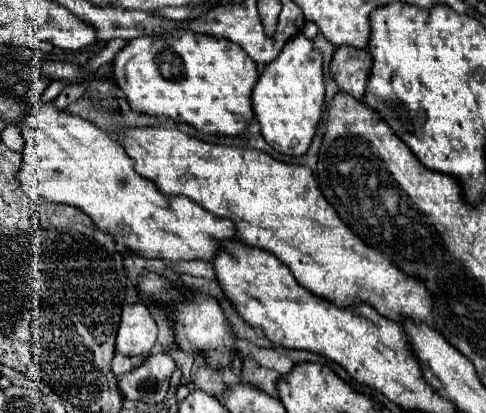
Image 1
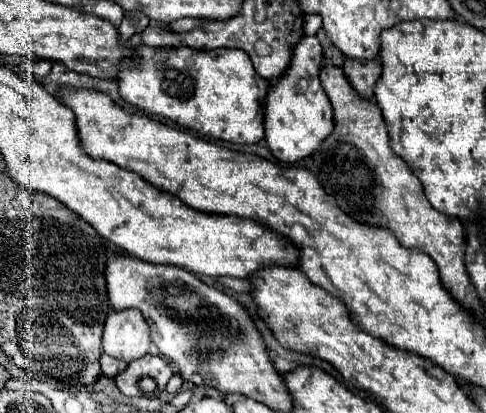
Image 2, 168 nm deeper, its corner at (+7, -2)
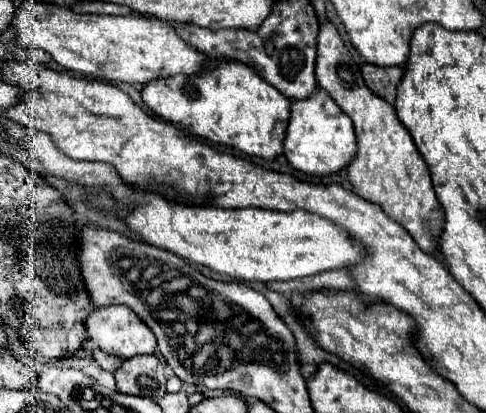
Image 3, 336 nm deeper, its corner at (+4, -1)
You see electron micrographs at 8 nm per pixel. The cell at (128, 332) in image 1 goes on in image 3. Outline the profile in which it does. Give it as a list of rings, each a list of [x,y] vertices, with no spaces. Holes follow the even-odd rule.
[[[116,304],[116,306],[106,306],[106,308],[94,308],[94,312],[86,318],[86,326],[88,326],[88,334],[92,342],[100,350],[120,356],[122,360],[128,360],[138,354],[154,354],[156,350],[156,336],[128,306]]]

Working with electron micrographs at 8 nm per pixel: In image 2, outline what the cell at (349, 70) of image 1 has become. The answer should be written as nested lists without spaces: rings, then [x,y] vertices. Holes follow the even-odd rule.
[[[345,59],[343,63],[343,71],[349,79],[349,83],[357,89],[357,93],[361,97],[373,99],[375,93],[375,67],[377,67],[377,79],[381,77],[381,61],[359,61],[359,59]]]

